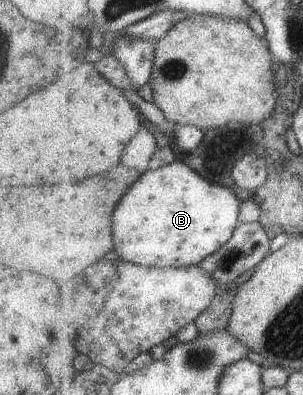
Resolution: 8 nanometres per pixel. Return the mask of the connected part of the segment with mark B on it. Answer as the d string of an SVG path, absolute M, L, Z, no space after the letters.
M174 162L170 165L148 170L140 181L128 190L113 215L113 235L115 251L124 262L159 268L179 268L196 266L204 259L222 249L240 223L240 208L243 201L236 197L236 191L228 189L222 183L204 179L202 173L186 162Z

